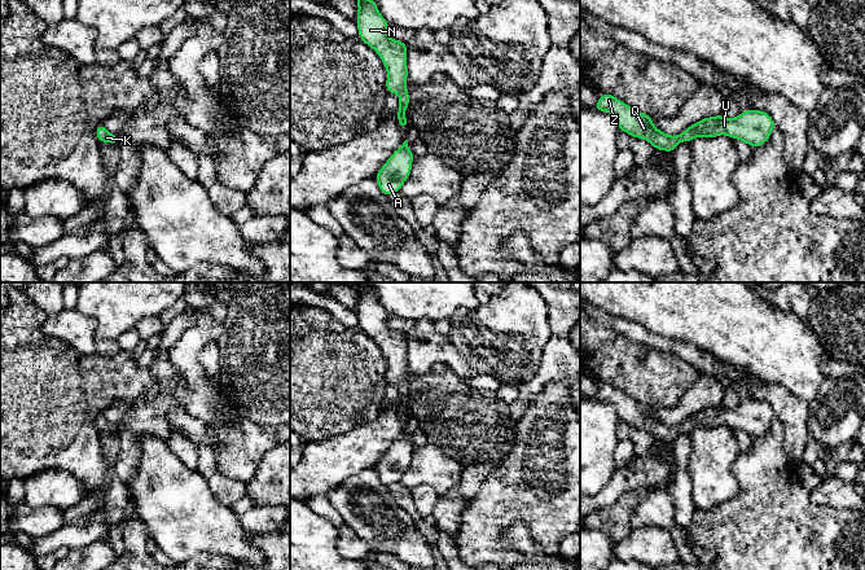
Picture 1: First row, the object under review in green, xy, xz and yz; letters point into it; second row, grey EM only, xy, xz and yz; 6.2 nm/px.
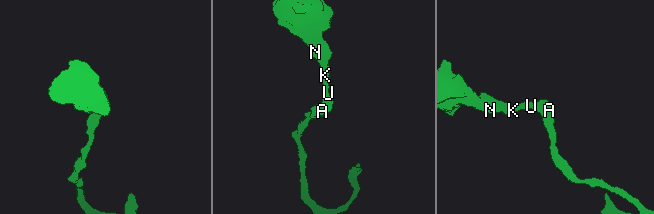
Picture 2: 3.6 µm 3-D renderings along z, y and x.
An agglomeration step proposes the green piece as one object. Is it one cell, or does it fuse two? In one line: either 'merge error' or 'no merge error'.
no merge error

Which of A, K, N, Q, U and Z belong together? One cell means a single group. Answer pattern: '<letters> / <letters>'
A K N Q U Z

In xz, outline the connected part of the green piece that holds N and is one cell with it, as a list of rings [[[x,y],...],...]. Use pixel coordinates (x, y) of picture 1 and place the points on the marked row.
[[[356,0],[359,38],[382,60],[387,70],[386,89],[399,95],[398,123],[407,128],[405,109],[410,104],[407,91],[407,43],[390,39],[387,35],[388,22],[381,16],[374,0]]]

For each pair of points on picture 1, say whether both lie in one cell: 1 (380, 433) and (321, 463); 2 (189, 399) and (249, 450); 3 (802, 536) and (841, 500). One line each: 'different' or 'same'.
1: same
2: different
3: different

